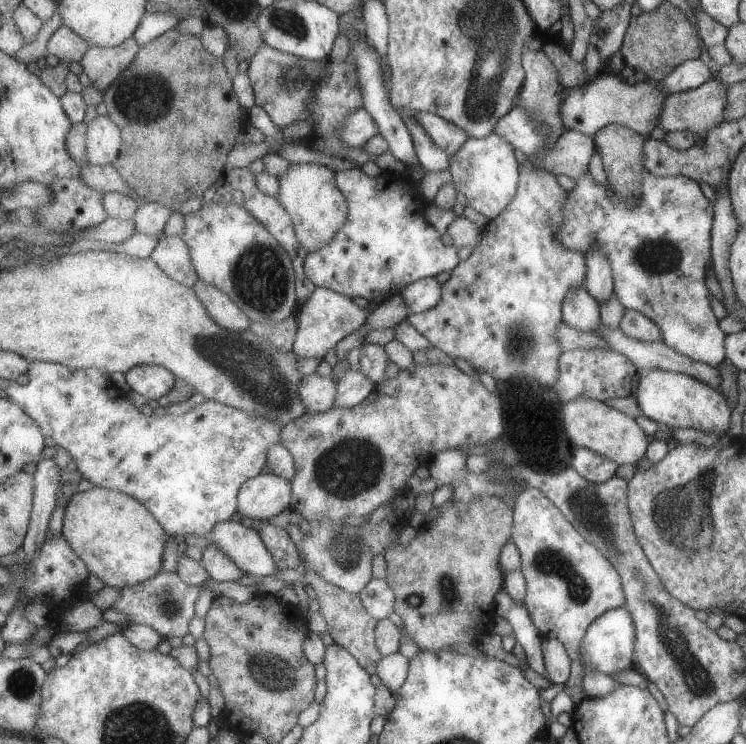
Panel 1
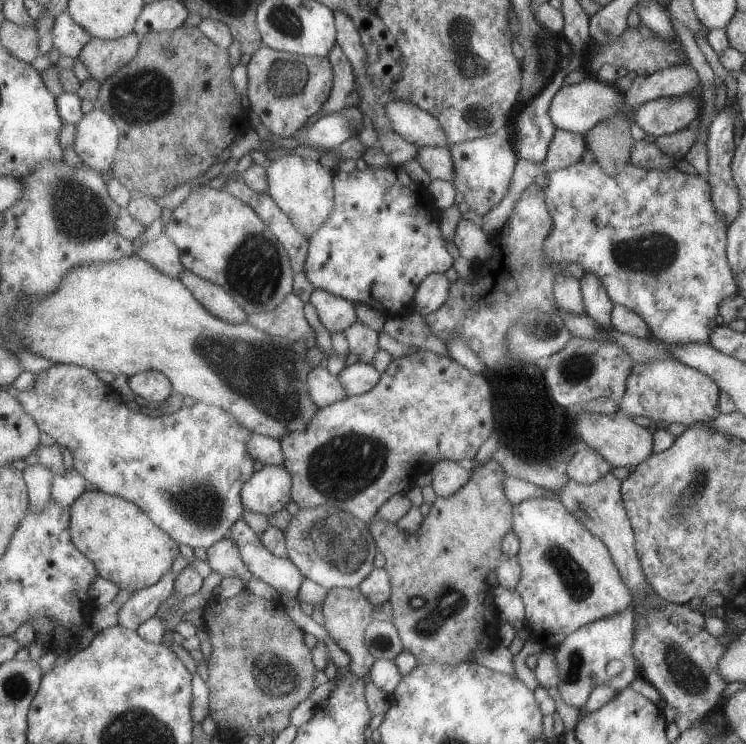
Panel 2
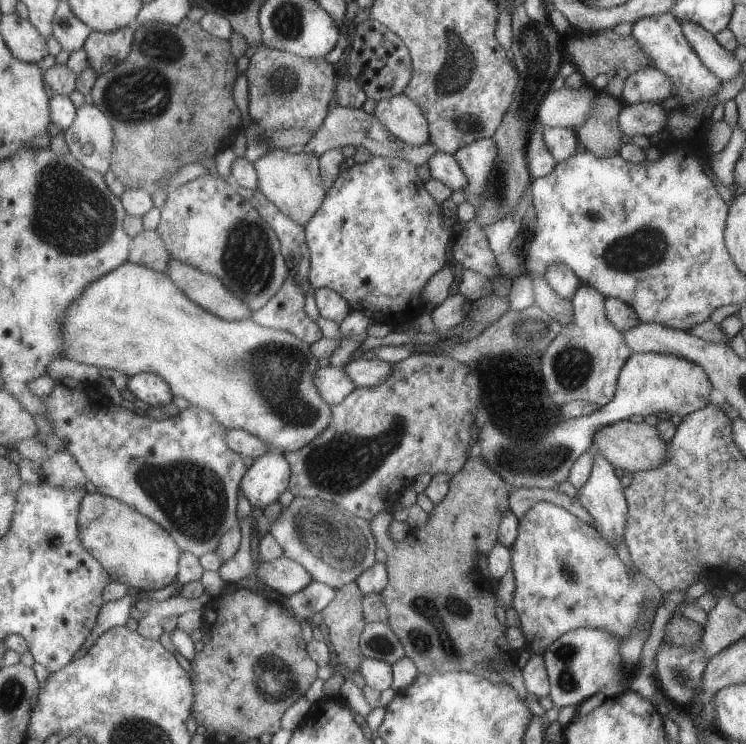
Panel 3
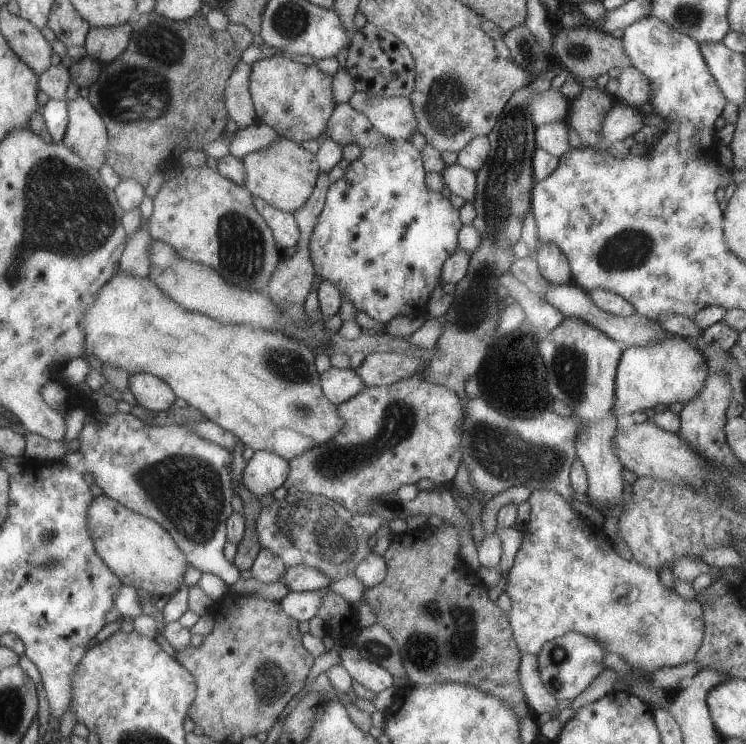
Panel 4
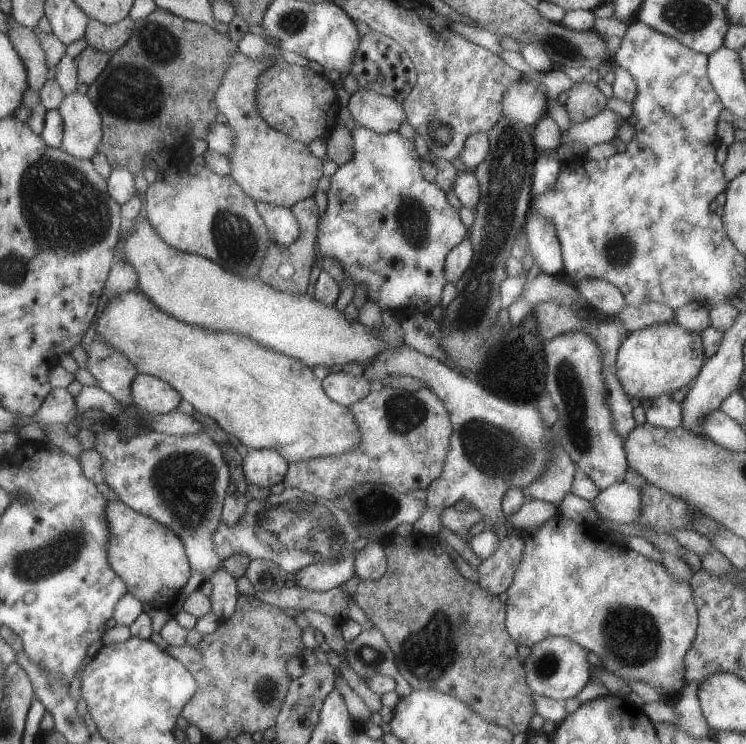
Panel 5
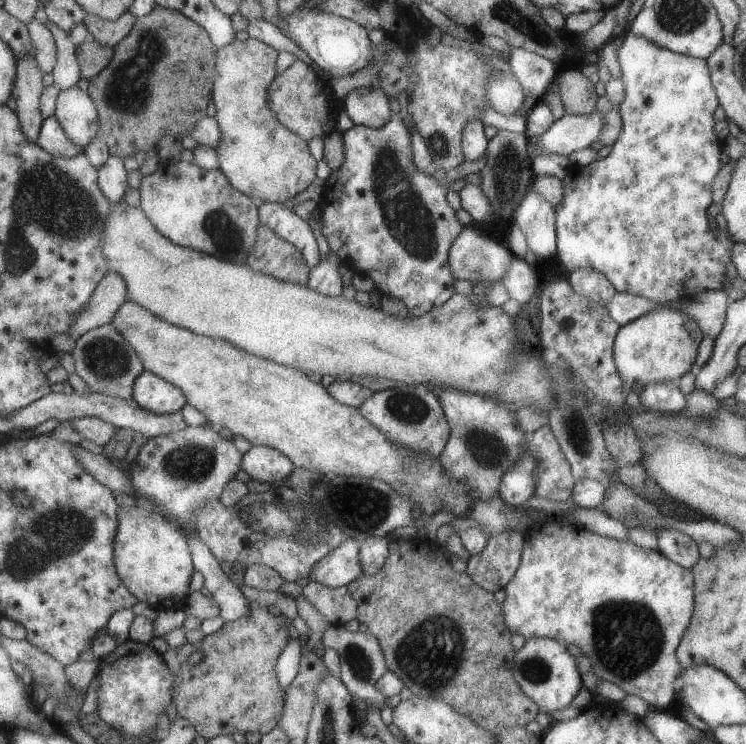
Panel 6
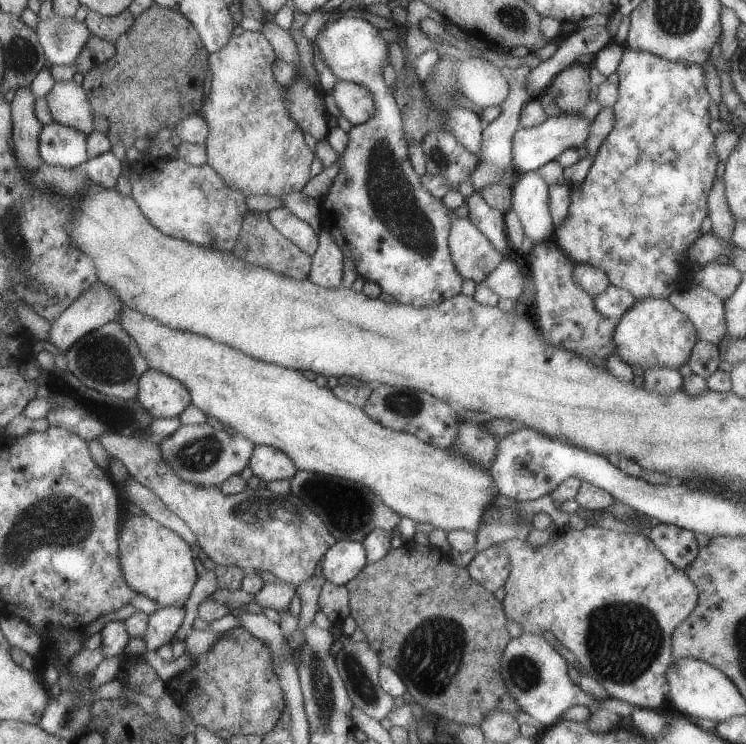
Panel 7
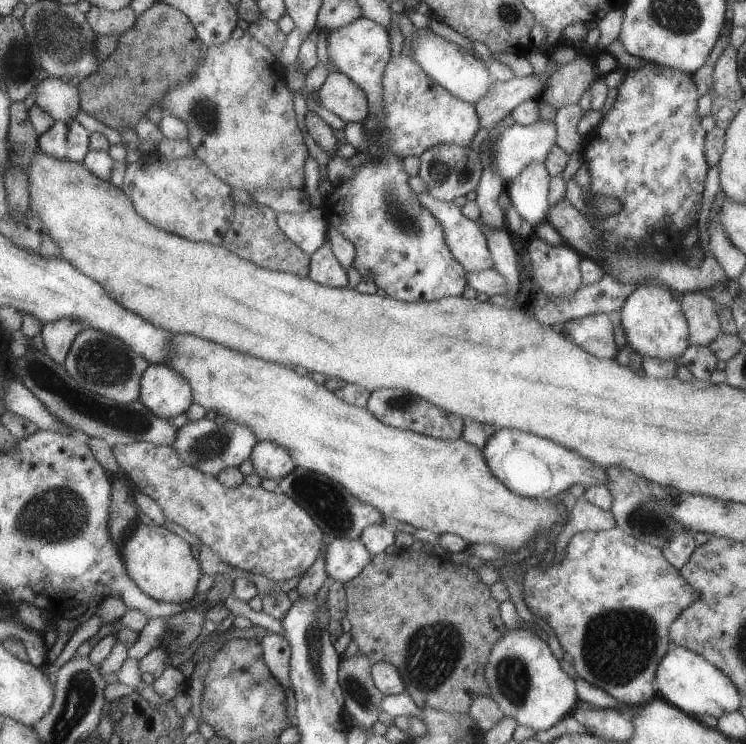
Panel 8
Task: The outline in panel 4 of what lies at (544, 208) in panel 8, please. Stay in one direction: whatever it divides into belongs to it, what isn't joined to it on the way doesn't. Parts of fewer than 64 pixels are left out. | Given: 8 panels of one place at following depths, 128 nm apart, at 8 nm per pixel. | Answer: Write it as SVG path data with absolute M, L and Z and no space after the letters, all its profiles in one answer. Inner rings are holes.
M540 242L534 259L548 284L570 285L574 282L568 258L553 243Z

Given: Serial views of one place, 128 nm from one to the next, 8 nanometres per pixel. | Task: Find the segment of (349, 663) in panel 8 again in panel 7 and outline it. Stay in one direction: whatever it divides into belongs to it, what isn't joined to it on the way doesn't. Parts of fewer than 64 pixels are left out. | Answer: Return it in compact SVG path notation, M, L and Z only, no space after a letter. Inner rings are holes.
M341 632L342 636L344 636L343 646L335 656L335 663L350 700L353 706L380 721L394 708L395 698L381 687L379 670L382 664L378 652L368 641L354 642L350 639L351 636L346 636Z

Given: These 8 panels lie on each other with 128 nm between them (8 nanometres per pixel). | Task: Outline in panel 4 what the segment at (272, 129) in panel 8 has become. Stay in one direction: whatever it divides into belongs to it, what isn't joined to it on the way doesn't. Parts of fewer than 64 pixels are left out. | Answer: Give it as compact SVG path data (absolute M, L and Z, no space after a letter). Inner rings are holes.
M240 61L230 75L225 88L225 105L230 118L240 129L259 122L249 89L251 64ZM284 137L265 147L264 150L248 153L242 160L247 178L244 186L250 194L292 214L304 206L316 186L317 176L321 171L317 156L313 152Z

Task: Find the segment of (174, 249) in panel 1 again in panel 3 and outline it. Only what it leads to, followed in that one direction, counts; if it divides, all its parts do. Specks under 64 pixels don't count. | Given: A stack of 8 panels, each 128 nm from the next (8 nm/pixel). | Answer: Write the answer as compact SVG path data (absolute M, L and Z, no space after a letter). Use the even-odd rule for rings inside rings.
M144 229L133 238L128 261L166 273L171 258L170 251L158 231Z

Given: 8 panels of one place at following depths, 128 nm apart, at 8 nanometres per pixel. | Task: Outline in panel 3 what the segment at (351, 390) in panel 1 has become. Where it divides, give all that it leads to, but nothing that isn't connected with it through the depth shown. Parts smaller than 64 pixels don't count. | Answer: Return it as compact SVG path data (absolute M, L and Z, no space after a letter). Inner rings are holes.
M379 358L352 359L344 368L348 376L357 387L373 387L382 384L390 374L394 366Z

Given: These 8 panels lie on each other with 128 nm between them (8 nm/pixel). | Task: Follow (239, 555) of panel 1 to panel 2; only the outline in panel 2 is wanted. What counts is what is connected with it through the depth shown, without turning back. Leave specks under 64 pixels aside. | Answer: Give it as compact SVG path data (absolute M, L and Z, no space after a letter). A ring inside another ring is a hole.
M242 518L230 527L228 537L237 544L242 562L253 576L272 586L278 600L282 602L298 598L298 589L304 576L289 558L274 556Z

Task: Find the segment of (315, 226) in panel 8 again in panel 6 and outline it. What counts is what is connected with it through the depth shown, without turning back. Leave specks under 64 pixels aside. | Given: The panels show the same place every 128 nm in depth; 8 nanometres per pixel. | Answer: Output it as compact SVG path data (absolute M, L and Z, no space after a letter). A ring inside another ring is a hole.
M264 203L259 204L259 219L262 225L266 225L274 231L281 239L293 244L302 251L307 265L310 269L316 268L321 261L321 254L317 245L316 233L312 232L309 222L302 220L293 209L287 208L284 203Z

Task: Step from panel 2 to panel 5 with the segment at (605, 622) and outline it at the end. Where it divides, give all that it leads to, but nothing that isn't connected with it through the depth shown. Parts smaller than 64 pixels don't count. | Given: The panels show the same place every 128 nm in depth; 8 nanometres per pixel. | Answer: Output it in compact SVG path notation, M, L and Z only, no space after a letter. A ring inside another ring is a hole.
M546 637L537 642L531 646L531 653L523 661L530 690L557 701L576 697L591 680L594 672L594 667L589 661L589 652L587 648L568 637Z

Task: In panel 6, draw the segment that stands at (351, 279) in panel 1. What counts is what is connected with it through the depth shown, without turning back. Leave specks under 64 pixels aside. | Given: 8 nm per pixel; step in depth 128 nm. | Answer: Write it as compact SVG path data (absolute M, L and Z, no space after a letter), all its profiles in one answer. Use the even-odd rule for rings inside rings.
M393 113L391 119L382 128L373 129L364 125L354 125L351 129L346 132L344 131L343 135L345 138L344 162L342 166L332 171L329 178L325 180L325 192L318 202L320 206L321 231L326 237L329 247L339 256L344 264L350 266L355 272L370 277L375 282L375 290L381 296L386 294L402 300L409 310L411 317L422 316L430 312L434 307L442 306L455 293L453 284L456 279L452 276L449 265L449 250L465 227L457 217L457 212L450 206L448 199L446 199L447 187L441 186L432 175L418 170L413 159L413 148L410 144L408 128L404 125L400 114Z

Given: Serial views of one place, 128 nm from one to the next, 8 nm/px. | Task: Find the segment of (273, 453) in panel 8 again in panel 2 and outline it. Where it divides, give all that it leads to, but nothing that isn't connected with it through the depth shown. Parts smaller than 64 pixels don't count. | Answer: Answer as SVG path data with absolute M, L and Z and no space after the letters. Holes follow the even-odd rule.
M265 465L242 485L243 508L272 516L291 501L291 484L285 466Z

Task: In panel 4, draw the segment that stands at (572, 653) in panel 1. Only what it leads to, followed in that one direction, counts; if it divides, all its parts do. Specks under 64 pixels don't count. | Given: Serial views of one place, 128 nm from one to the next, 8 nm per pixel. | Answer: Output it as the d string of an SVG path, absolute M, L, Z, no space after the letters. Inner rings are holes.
M535 490L529 496L529 502L532 506L530 512L530 520L524 524L522 528L523 538L520 540L521 545L515 556L515 561L511 571L507 576L507 583L504 591L511 598L511 610L509 621L513 630L513 635L519 649L522 653L532 653L537 656L541 648L550 642L553 638L562 636L569 632L577 632L590 638L594 638L604 648L605 652L616 653L624 657L624 660L634 669L643 670L645 673L652 674L660 667L675 667L678 665L689 664L695 660L696 653L702 646L705 635L705 618L703 615L702 605L698 600L686 600L682 598L674 589L668 590L660 582L659 574L656 571L647 569L642 566L636 559L625 560L614 549L615 543L602 531L595 531L594 527L590 528L590 524L580 519L580 515L567 503L567 500L560 494L547 491Z

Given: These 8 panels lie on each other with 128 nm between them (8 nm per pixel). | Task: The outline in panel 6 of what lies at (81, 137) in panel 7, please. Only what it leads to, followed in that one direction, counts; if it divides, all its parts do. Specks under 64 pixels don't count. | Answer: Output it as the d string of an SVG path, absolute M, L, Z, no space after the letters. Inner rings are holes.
M55 115L43 120L36 143L53 155L73 157L84 153L68 138Z

